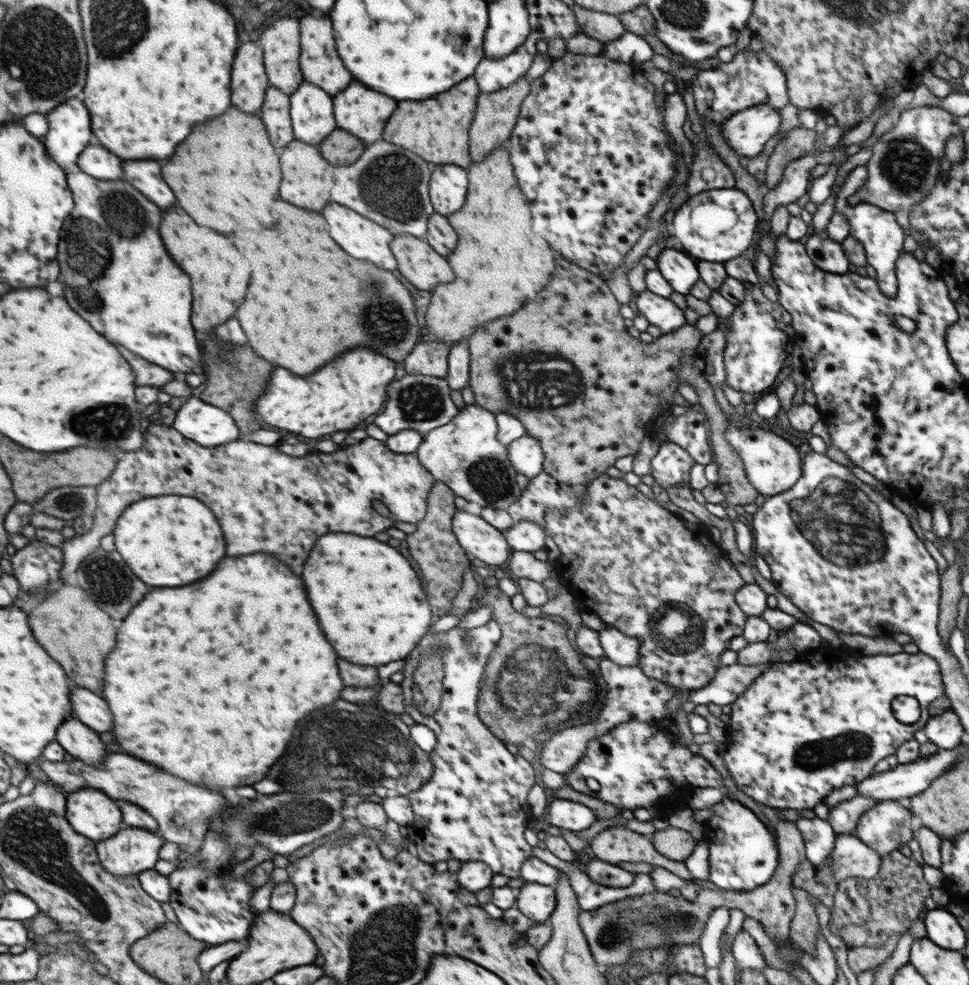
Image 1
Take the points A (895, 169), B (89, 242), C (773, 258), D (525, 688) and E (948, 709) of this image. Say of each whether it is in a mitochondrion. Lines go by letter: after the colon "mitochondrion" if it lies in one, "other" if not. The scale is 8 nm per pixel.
A: mitochondrion
B: mitochondrion
C: other
D: mitochondrion
E: other

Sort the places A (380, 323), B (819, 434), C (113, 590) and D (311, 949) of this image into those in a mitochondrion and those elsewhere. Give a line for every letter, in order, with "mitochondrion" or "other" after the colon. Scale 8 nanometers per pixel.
A: mitochondrion
B: other
C: mitochondrion
D: other

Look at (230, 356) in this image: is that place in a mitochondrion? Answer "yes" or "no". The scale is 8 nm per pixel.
yes

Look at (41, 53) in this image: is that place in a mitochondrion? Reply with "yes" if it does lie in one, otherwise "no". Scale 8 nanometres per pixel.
yes

